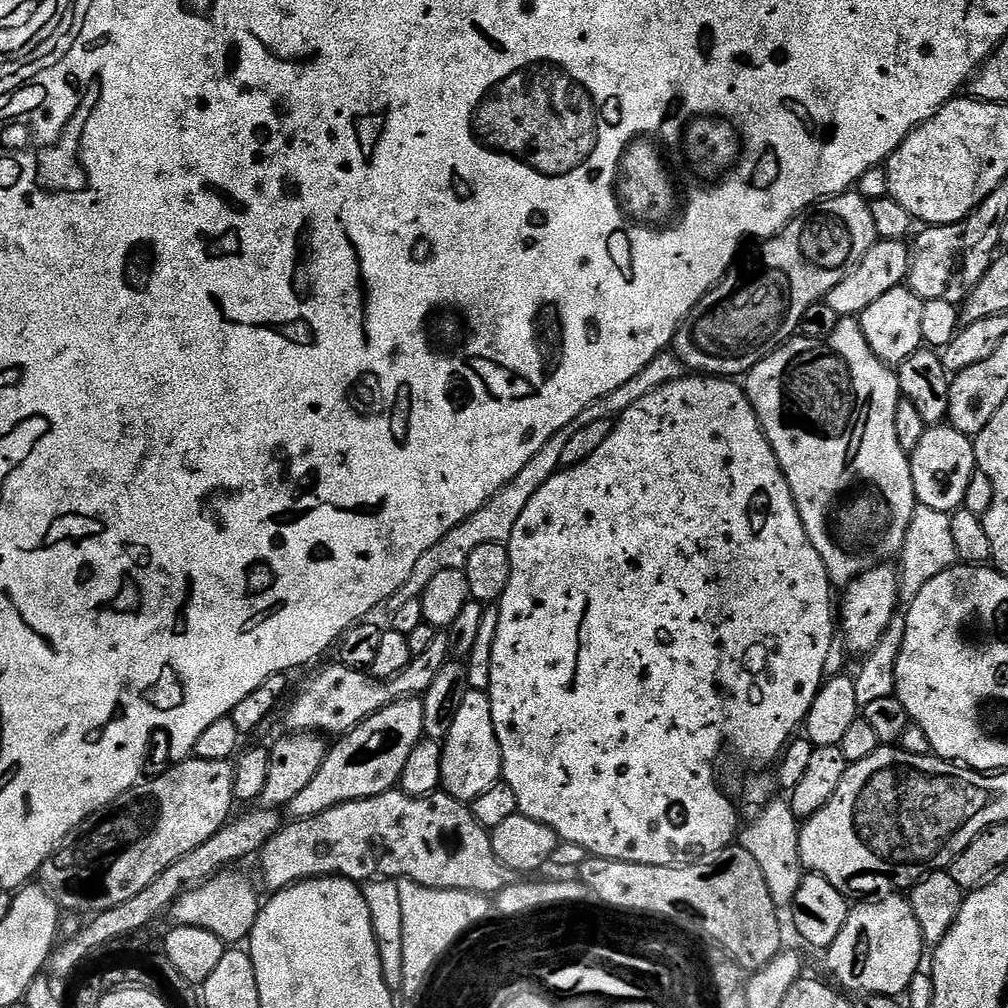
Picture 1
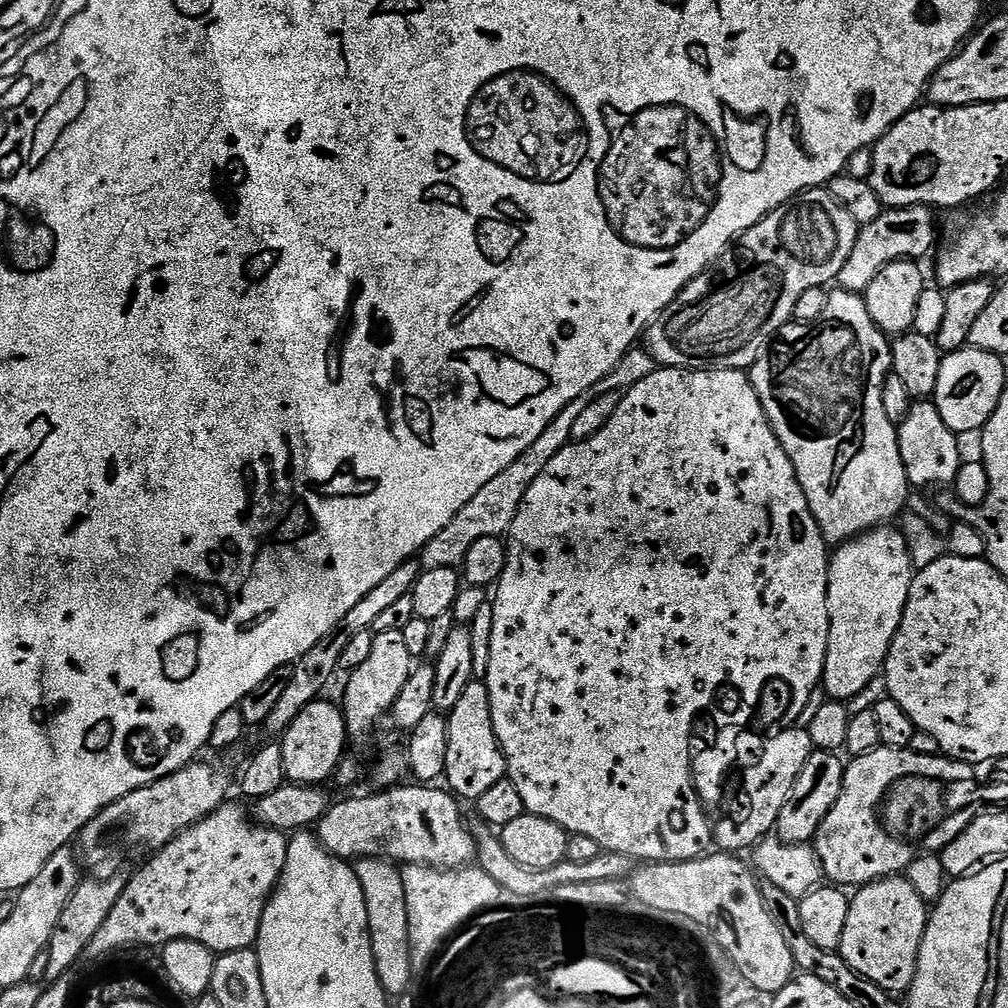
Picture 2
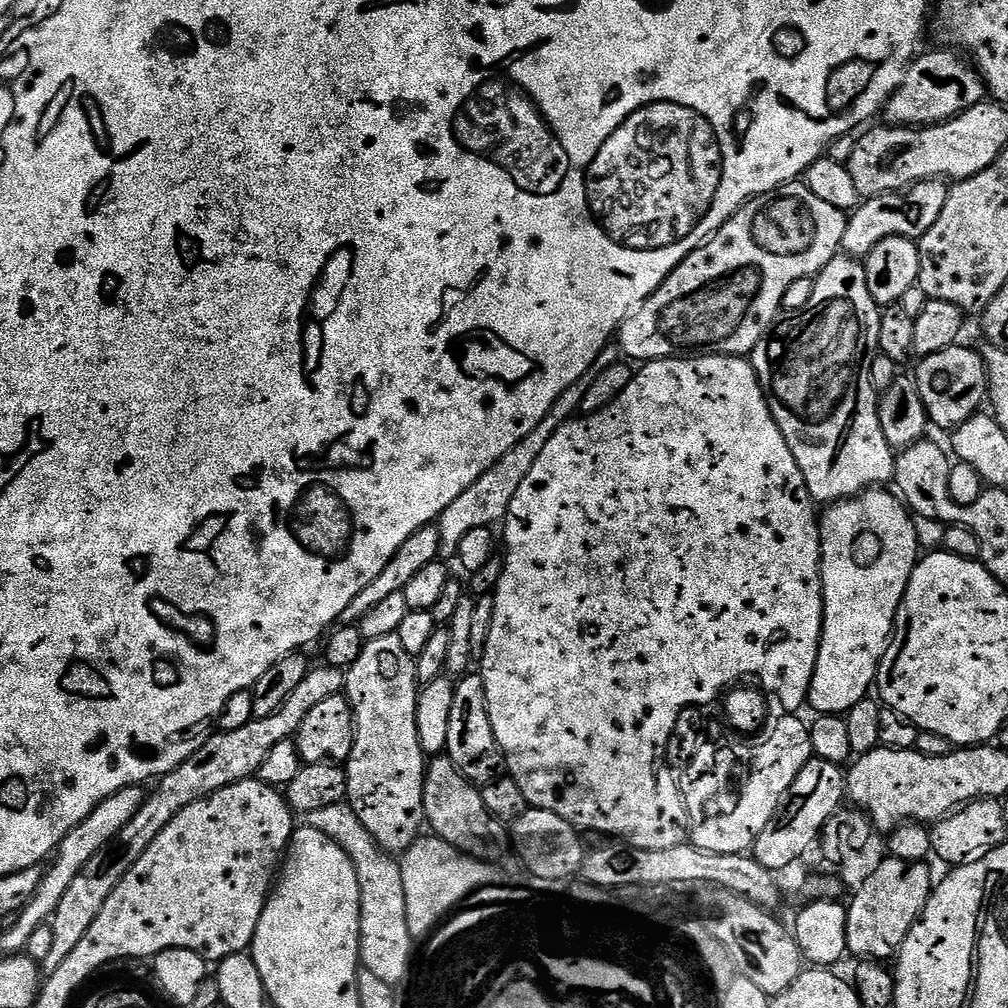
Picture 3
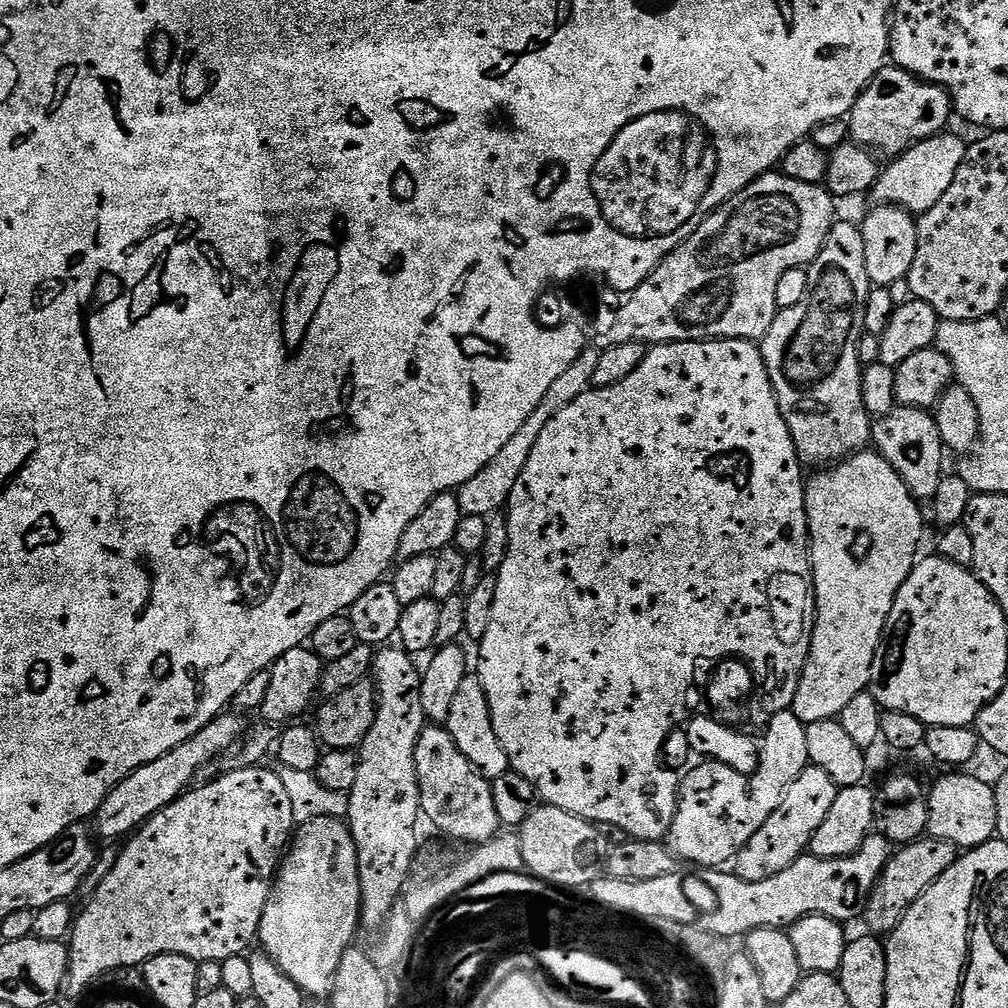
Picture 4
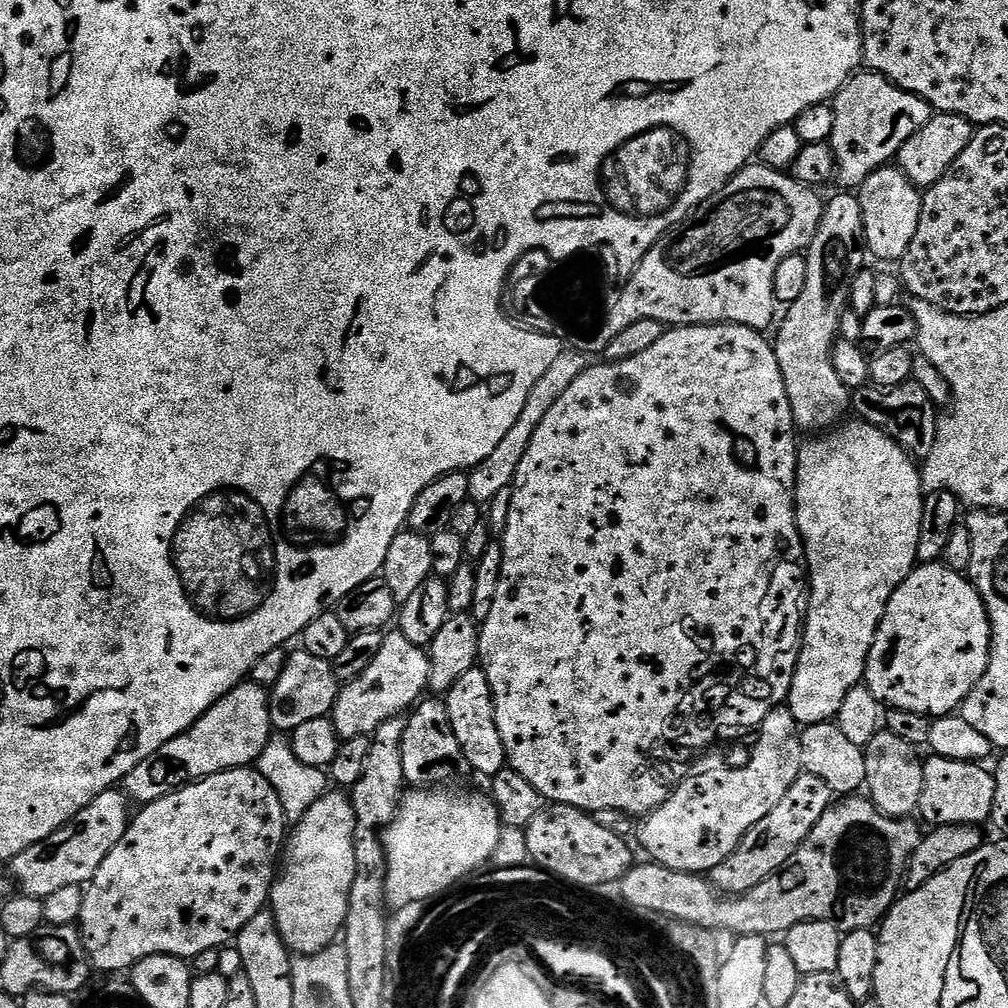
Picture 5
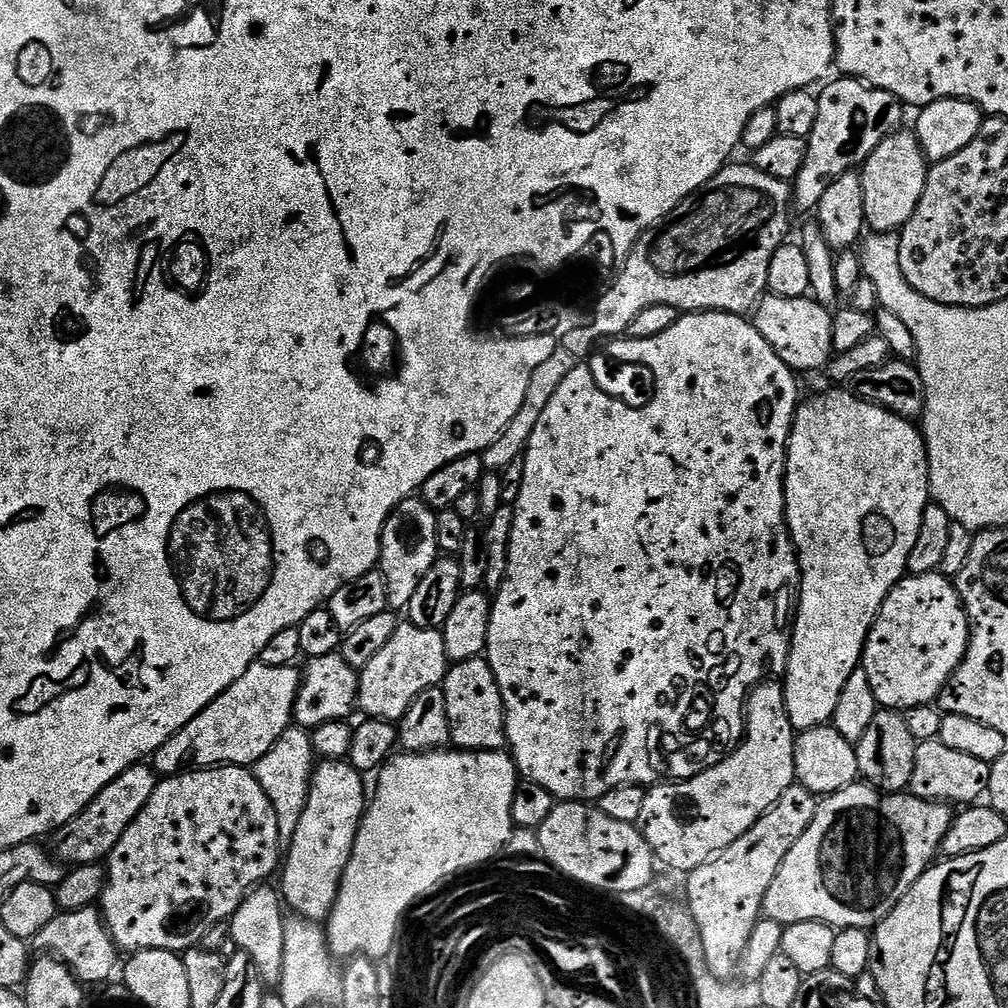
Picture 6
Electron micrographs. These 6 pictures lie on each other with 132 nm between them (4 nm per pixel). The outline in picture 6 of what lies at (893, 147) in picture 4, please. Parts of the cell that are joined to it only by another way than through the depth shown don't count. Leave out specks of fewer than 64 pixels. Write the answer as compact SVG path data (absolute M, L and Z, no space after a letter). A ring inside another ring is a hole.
M839 78L833 84L825 83L819 93L818 122L808 135L808 153L802 170L791 185L792 199L797 213L819 209L822 194L838 178L859 169L878 150L883 140L901 127L905 105L881 88L873 88L862 80ZM828 84L828 85L827 85Z

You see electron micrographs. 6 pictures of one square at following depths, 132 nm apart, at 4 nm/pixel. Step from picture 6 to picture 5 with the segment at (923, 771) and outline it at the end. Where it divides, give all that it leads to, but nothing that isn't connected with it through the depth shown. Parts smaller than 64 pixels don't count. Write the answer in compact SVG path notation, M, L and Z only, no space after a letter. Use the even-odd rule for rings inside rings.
M929 755L924 760L922 778L922 798L918 816L925 825L962 826L963 824L987 825L992 819L996 778L991 771L984 769L983 763L958 762L954 758Z

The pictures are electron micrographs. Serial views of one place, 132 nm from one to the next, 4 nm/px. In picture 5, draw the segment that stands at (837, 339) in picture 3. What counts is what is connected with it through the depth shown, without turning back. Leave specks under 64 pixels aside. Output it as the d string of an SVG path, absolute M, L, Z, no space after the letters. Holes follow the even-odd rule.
M844 194L836 196L825 203L824 213L816 231L816 237L806 249L808 265L806 266L806 287L798 302L787 305L788 312L779 321L780 333L774 336L774 347L778 366L782 370L782 378L786 382L786 394L790 398L790 410L794 414L797 429L808 431L808 434L820 434L825 430L832 430L845 419L844 415L850 412L850 389L844 379L838 374L834 364L832 351L836 349L836 341L840 335L840 319L849 307L852 294L852 283L858 274L865 271L864 256L866 245L864 243L864 223L862 222L862 206L859 195Z

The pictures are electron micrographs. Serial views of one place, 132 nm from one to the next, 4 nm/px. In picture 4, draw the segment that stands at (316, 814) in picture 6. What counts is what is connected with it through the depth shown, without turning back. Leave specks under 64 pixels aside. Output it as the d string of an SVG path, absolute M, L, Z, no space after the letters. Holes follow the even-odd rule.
M335 816L314 818L299 825L274 877L272 893L262 914L258 944L264 947L263 955L271 958L309 997L324 998L332 991L339 962L348 948L353 947L352 939L360 927L360 879L352 831L343 819Z

